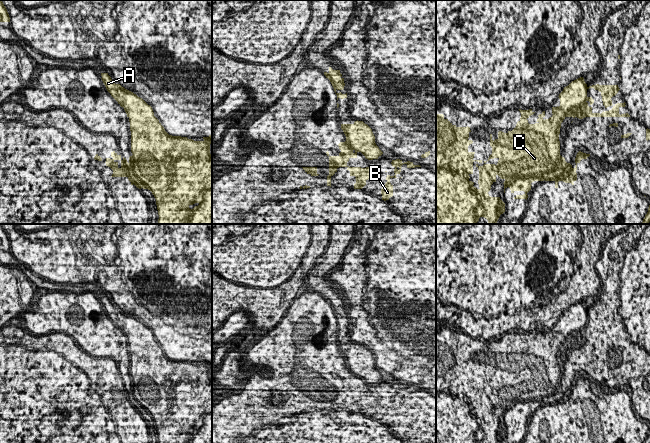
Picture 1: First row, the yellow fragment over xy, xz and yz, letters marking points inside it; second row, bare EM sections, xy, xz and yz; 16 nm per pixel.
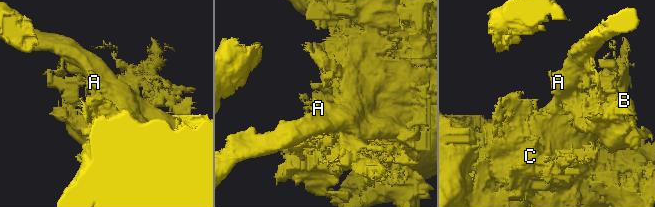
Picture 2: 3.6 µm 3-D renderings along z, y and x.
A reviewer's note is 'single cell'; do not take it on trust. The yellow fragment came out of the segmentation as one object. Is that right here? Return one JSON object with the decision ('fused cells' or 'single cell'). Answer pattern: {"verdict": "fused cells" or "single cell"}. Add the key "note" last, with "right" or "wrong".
{"verdict": "single cell", "note": "right"}

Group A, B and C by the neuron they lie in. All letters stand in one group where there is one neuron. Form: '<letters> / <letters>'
A B C

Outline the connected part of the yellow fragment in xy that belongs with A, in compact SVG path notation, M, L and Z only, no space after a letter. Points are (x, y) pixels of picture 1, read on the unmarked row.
M101 297L102 305L111 320L124 332L130 346L131 376L127 385L115 375L111 376L111 383L106 382L106 390L113 394L111 401L127 401L131 409L148 413L156 423L159 443L212 443L212 379L210 368L212 357L203 361L203 365L194 365L187 361L169 359L159 344L154 340L153 333L142 322L115 308L108 297Z

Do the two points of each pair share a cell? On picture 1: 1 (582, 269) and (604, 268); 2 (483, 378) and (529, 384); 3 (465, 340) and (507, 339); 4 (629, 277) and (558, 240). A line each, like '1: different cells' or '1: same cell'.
1: different cells
2: same cell
3: same cell
4: different cells

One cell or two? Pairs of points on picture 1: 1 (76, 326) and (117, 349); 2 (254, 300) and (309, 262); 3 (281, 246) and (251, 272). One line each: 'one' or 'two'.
1: one
2: one
3: one

